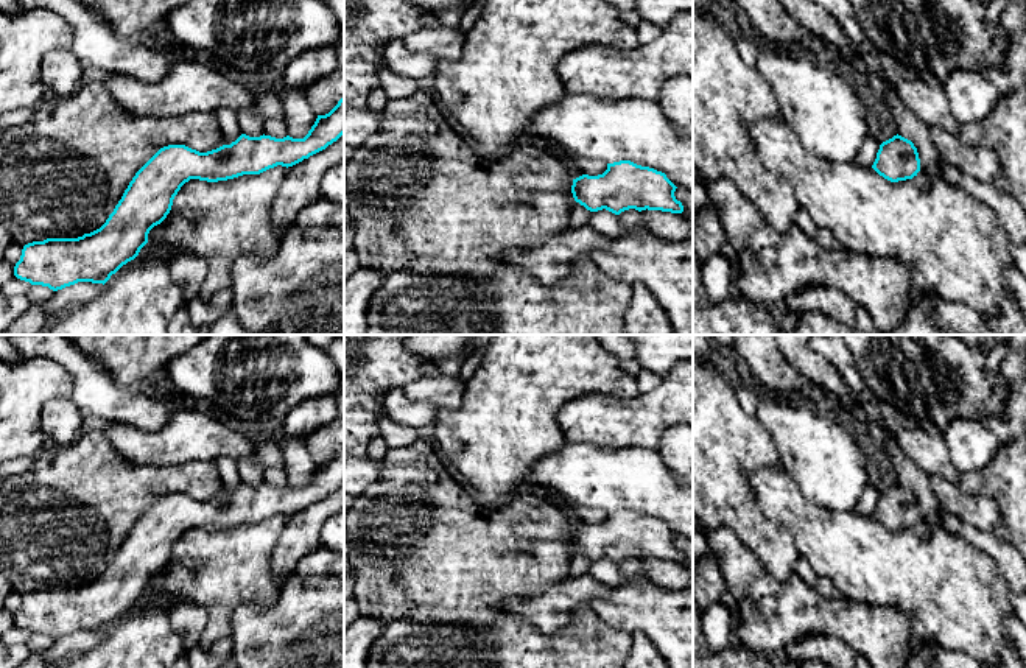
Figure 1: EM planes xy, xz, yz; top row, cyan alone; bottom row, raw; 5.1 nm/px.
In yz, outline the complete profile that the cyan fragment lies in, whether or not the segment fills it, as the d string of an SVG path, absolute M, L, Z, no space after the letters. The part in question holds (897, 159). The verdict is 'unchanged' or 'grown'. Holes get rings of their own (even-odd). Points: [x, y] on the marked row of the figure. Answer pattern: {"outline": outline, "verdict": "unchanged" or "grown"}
{"outline": "M897 134L880 145L872 168L891 182L912 179L920 171L917 148Z", "verdict": "unchanged"}

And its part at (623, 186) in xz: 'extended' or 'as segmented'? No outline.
as segmented

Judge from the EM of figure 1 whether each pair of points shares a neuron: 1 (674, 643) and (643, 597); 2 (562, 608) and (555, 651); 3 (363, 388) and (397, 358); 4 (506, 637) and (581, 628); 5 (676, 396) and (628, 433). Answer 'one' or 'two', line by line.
1: one
2: two
3: one
4: one
5: one

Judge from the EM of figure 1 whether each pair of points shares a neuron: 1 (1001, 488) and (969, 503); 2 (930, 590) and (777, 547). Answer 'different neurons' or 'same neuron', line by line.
1: different neurons
2: different neurons

